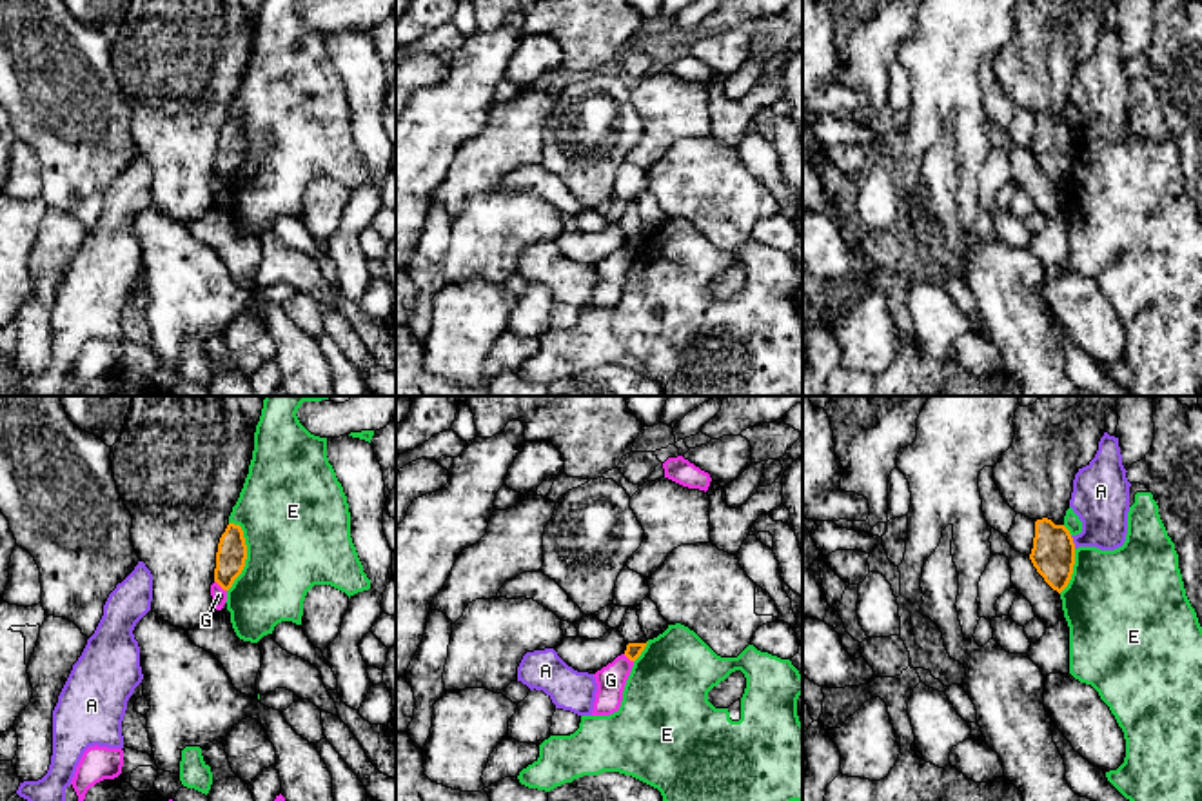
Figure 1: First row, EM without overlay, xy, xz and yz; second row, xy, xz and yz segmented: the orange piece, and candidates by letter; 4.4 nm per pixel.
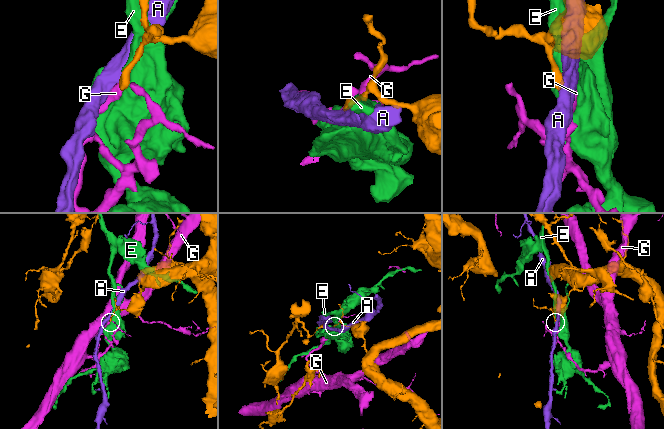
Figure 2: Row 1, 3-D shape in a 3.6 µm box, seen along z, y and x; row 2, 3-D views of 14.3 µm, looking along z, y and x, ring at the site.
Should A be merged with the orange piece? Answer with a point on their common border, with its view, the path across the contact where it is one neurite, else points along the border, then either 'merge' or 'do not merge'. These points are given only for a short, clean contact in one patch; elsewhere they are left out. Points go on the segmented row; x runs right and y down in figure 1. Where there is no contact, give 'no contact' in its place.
yz (1072, 542) | along yz (1070, 536), (1075, 547) | do not merge

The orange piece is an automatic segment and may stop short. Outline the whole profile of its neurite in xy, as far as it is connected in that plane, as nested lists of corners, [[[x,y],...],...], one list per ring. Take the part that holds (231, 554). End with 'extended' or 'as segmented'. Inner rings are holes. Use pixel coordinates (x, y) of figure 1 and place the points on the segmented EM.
[[[229,523],[220,538],[216,552],[214,581],[229,590],[241,574],[247,559],[247,545],[240,525]]]; as segmented

